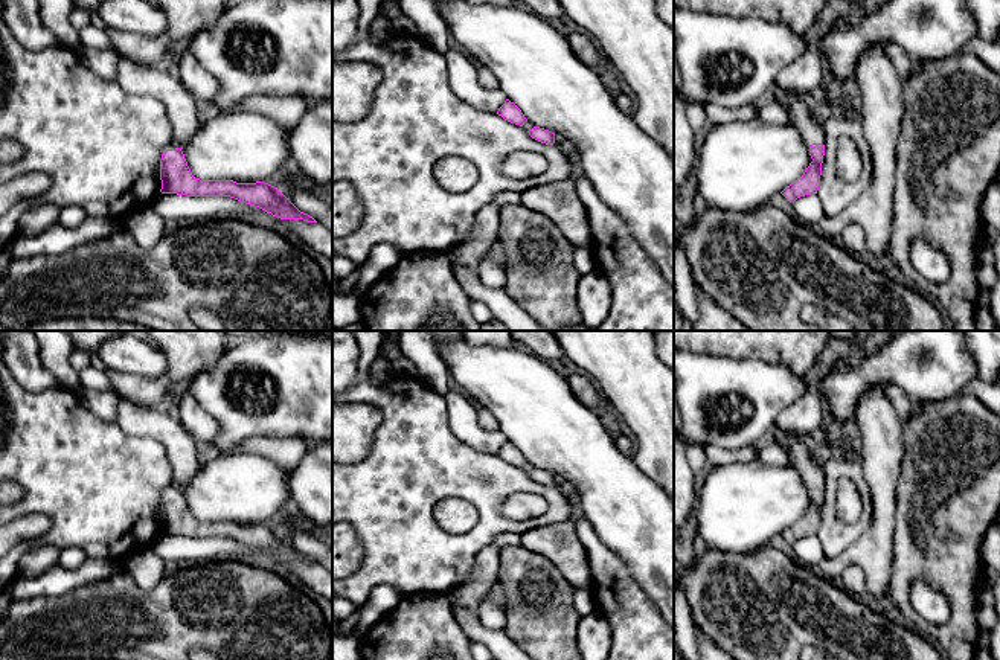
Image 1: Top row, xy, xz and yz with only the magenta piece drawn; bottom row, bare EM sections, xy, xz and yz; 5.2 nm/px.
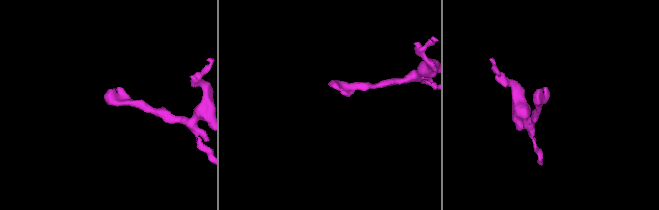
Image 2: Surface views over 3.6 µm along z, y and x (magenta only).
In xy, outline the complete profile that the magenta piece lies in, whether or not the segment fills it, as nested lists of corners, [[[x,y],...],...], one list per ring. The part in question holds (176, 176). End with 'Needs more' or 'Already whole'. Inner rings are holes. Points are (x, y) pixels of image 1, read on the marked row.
[[[120,58],[116,81],[122,90],[140,96],[154,96],[168,110],[174,140],[165,146],[160,160],[162,194],[188,197],[230,197],[252,204],[280,219],[303,219],[317,223],[308,213],[300,212],[277,187],[264,183],[236,183],[233,180],[200,180],[188,166],[181,146],[197,130],[197,102],[180,78],[160,70],[157,66],[136,66],[134,61]]]. Needs more

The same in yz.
[[[791,96],[788,111],[790,123],[802,134],[811,155],[811,163],[803,175],[780,192],[790,203],[794,203],[797,198],[817,194],[819,191],[826,136],[823,127],[817,123],[811,113],[805,98]]]. Needs more

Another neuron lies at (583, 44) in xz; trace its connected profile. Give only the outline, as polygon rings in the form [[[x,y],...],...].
[[[584,30],[567,35],[567,40],[575,55],[591,69],[610,66],[607,56]]]

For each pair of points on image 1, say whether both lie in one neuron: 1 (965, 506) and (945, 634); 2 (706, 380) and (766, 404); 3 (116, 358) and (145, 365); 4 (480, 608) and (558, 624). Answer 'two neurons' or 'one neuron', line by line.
1: one neuron
2: one neuron
3: one neuron
4: two neurons

